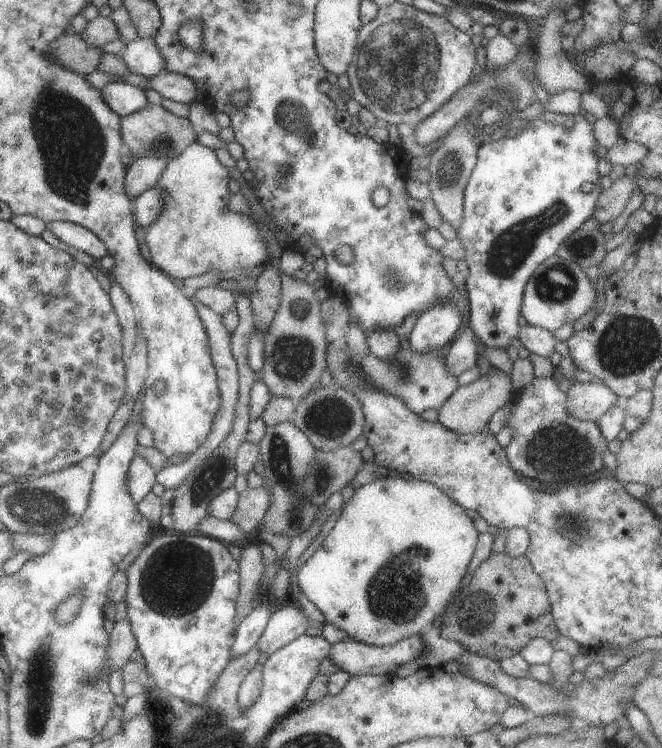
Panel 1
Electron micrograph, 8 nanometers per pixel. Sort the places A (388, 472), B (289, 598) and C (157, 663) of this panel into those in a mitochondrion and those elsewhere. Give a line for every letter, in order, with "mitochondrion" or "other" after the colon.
A: other
B: other
C: other

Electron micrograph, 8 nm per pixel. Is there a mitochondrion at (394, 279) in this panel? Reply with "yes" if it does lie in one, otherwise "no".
yes

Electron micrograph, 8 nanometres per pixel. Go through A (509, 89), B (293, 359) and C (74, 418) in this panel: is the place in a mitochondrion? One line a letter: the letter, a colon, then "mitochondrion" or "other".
A: mitochondrion
B: mitochondrion
C: mitochondrion

